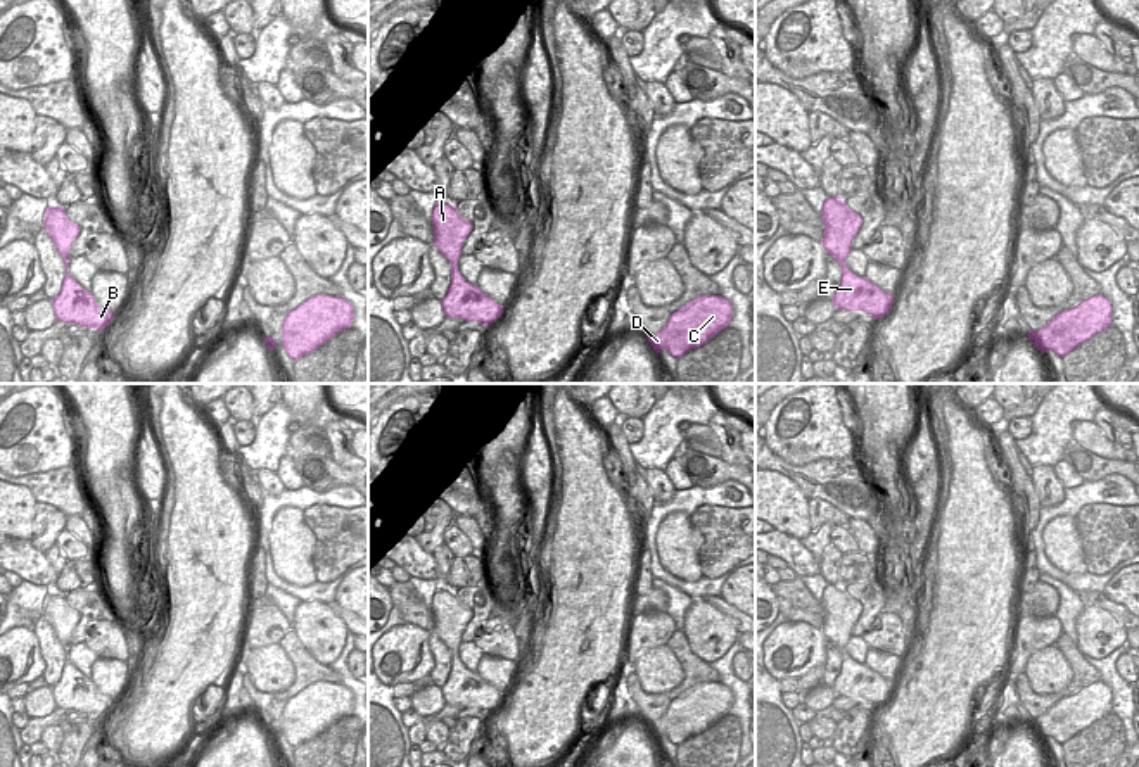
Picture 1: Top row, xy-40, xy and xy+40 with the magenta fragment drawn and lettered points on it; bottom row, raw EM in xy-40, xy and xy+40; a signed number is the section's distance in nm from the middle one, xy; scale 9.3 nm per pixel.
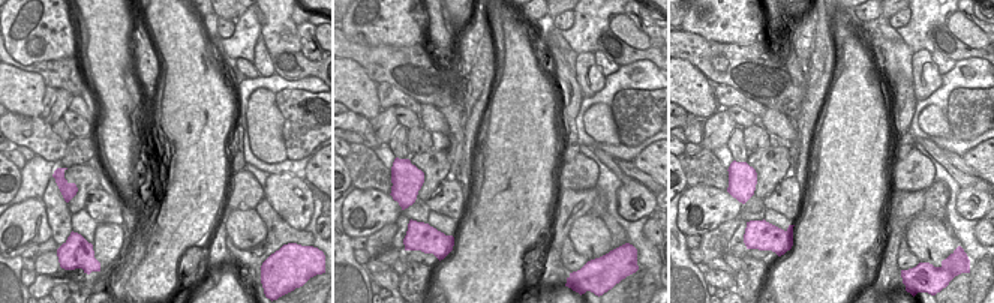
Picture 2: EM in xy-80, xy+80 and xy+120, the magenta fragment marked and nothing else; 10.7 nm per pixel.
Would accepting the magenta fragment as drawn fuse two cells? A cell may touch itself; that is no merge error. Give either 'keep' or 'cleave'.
keep

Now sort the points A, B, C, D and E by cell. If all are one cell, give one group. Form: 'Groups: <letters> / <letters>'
Groups: A B C D E

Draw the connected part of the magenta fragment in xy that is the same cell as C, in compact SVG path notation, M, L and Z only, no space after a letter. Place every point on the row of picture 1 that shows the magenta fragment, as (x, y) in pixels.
M702 295L672 313L665 326L659 333L648 333L646 339L657 354L667 349L679 359L728 328L731 318L729 301L721 295Z

